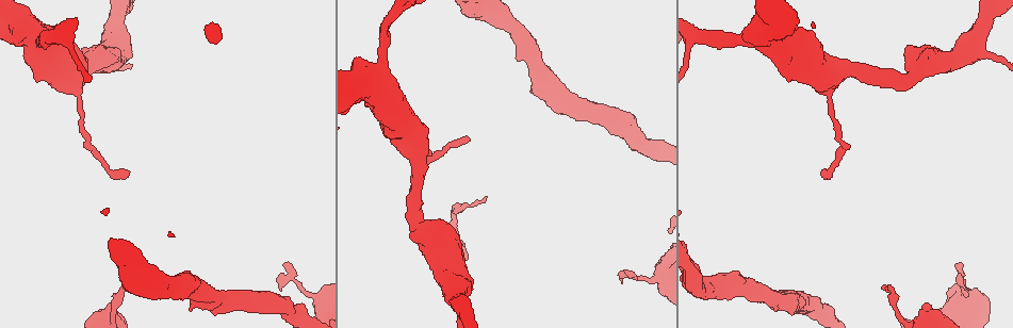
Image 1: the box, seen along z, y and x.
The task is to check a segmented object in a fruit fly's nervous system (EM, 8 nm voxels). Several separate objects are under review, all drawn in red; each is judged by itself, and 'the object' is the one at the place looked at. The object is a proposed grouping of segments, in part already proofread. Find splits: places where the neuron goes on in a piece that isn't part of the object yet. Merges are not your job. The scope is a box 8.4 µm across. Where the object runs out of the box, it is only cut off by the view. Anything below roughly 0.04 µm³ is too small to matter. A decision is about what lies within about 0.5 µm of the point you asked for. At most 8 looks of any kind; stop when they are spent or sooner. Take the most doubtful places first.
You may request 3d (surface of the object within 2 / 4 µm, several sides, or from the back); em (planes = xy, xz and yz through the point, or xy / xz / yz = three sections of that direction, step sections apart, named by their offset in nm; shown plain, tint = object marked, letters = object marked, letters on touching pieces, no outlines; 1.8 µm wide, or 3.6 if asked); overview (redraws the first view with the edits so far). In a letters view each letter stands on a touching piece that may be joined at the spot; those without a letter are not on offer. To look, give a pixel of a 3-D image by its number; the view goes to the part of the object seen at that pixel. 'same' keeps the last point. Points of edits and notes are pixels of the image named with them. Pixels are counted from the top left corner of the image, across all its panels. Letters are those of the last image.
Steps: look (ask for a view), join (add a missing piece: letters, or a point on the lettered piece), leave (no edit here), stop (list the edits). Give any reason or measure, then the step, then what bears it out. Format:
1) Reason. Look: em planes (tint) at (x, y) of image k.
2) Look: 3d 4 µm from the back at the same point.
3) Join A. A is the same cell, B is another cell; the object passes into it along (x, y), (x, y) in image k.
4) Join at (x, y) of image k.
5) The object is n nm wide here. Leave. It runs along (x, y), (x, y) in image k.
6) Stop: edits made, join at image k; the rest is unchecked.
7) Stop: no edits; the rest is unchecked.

Free end. Look: 3d 2 µm at (487, 196) of image 1.

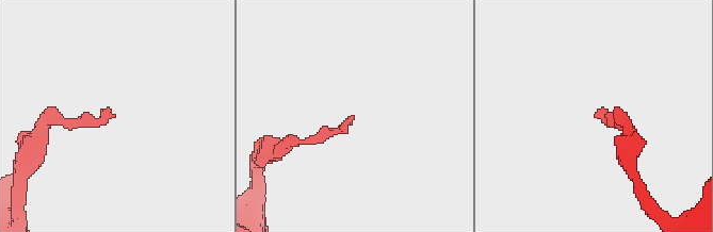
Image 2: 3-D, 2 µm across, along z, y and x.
Shape alone is not enough. Look: em planes (letters) at (349, 121) of image 2.

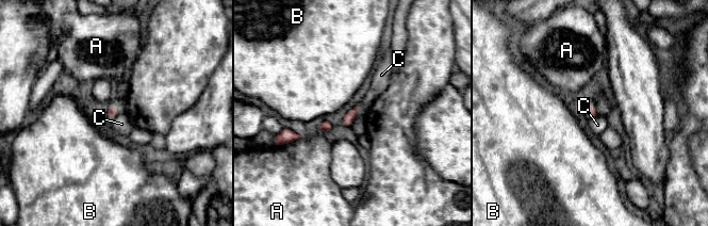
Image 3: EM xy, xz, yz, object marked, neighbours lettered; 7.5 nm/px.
Leave. A, B and C are other cells; no lettered piece goes on from it.

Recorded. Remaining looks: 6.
Free end. Look: em planes (letters) at (625, 274) of image 1.

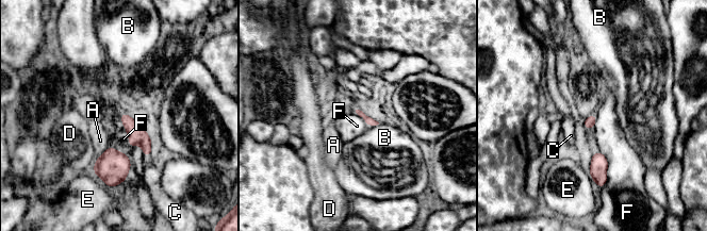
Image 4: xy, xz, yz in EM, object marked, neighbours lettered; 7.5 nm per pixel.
Leave. A, B, C, D, E and F are other cells; a border runs along (599, 150), (607, 161), (602, 188) in image 4; none of them fits.

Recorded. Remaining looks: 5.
Tapers out. Look: 3d 2 µm at (130, 172) of image 1.

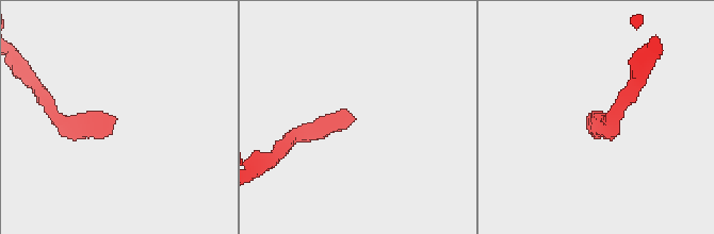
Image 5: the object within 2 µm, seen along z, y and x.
Look: em planes (letters) at (598, 127) of image 5.

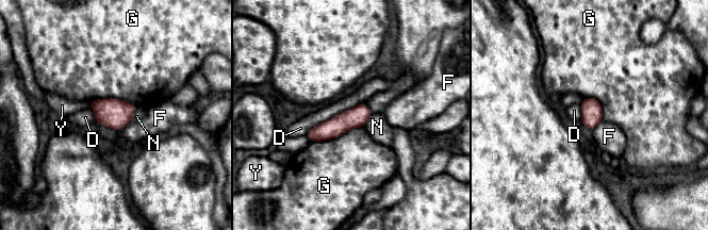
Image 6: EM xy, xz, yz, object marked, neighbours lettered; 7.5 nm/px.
Leave. D, F, G, N and Y are other cells; none of them fits.

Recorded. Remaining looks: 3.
Small branch off a trunk. Look: em 3.6 µm planes (tint) at (114, 39) of image 1.

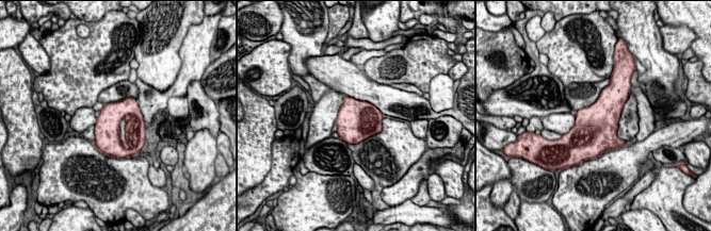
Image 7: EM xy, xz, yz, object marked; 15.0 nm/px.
Look: em 3.6 µm planes (letters) at the same point.

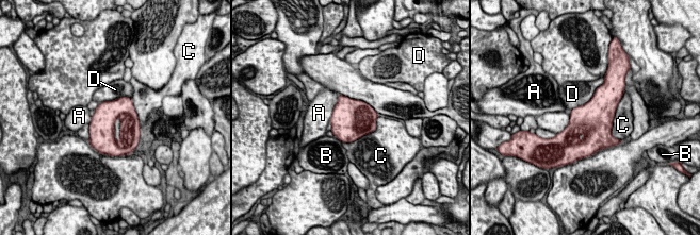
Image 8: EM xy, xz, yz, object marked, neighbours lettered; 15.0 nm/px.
Leave. A, B, C and D are other cells; a border runs along (602, 84), (586, 102), (570, 112) in image 8; none of them fits.

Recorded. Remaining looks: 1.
Stop: no edits; the rest is unchecked.

